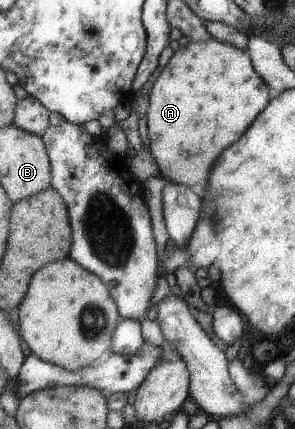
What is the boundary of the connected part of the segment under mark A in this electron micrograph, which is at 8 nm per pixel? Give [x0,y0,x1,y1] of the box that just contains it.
[142,38,270,188]

